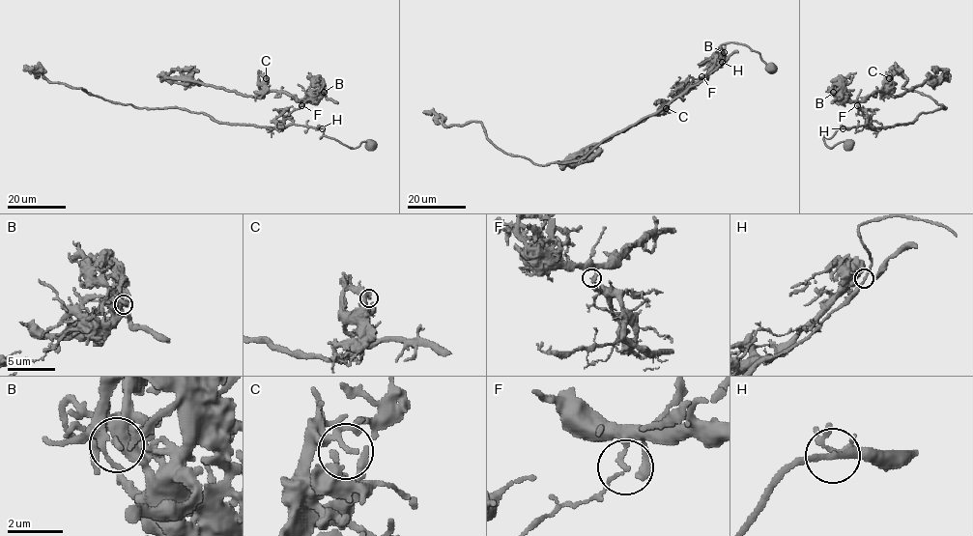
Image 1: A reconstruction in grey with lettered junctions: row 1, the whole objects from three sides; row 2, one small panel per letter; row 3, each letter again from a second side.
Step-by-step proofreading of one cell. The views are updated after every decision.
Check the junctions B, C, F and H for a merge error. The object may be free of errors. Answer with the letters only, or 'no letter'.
F

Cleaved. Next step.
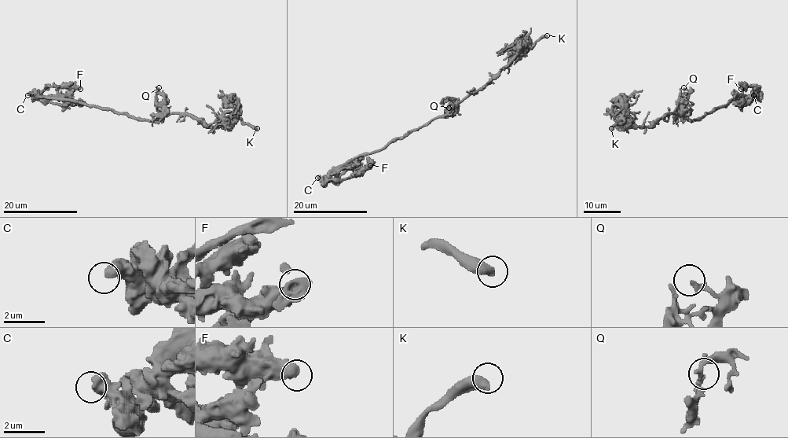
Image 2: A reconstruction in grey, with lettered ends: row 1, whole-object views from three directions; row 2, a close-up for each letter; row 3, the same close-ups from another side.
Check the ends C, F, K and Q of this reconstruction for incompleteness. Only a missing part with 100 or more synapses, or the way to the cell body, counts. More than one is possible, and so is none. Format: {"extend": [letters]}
{"extend": ["K"]}

